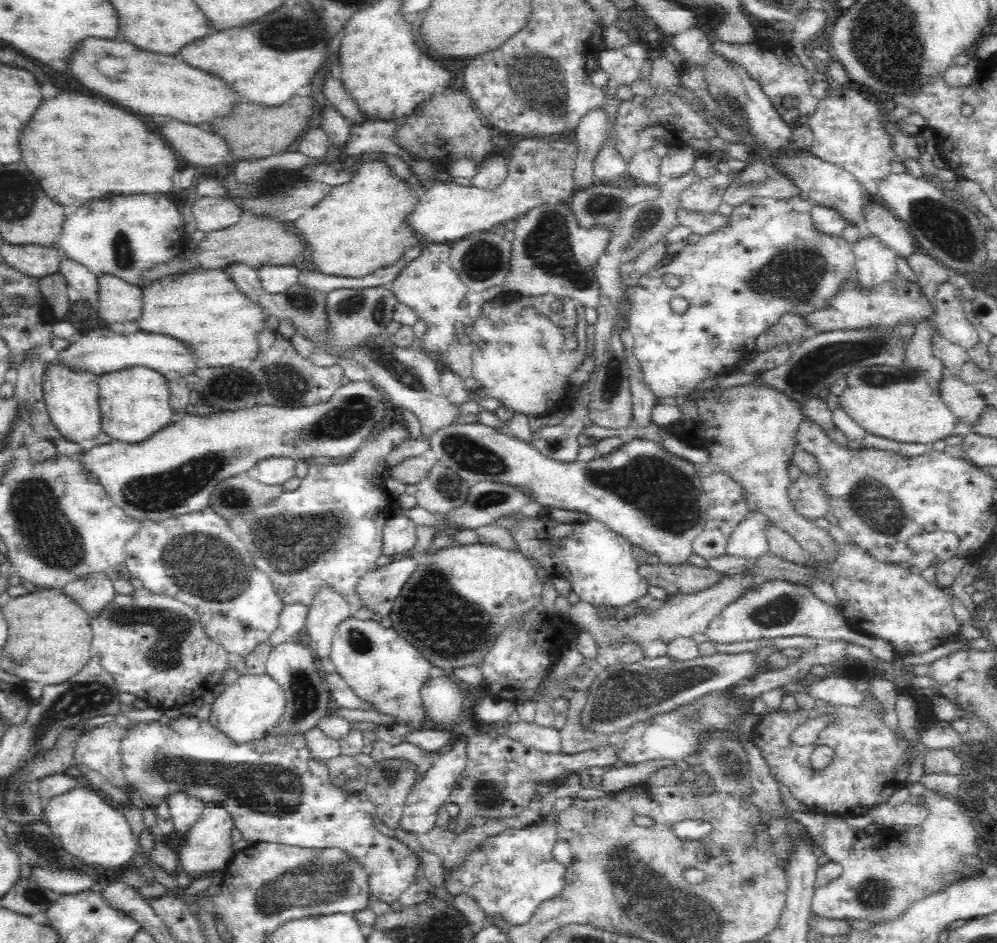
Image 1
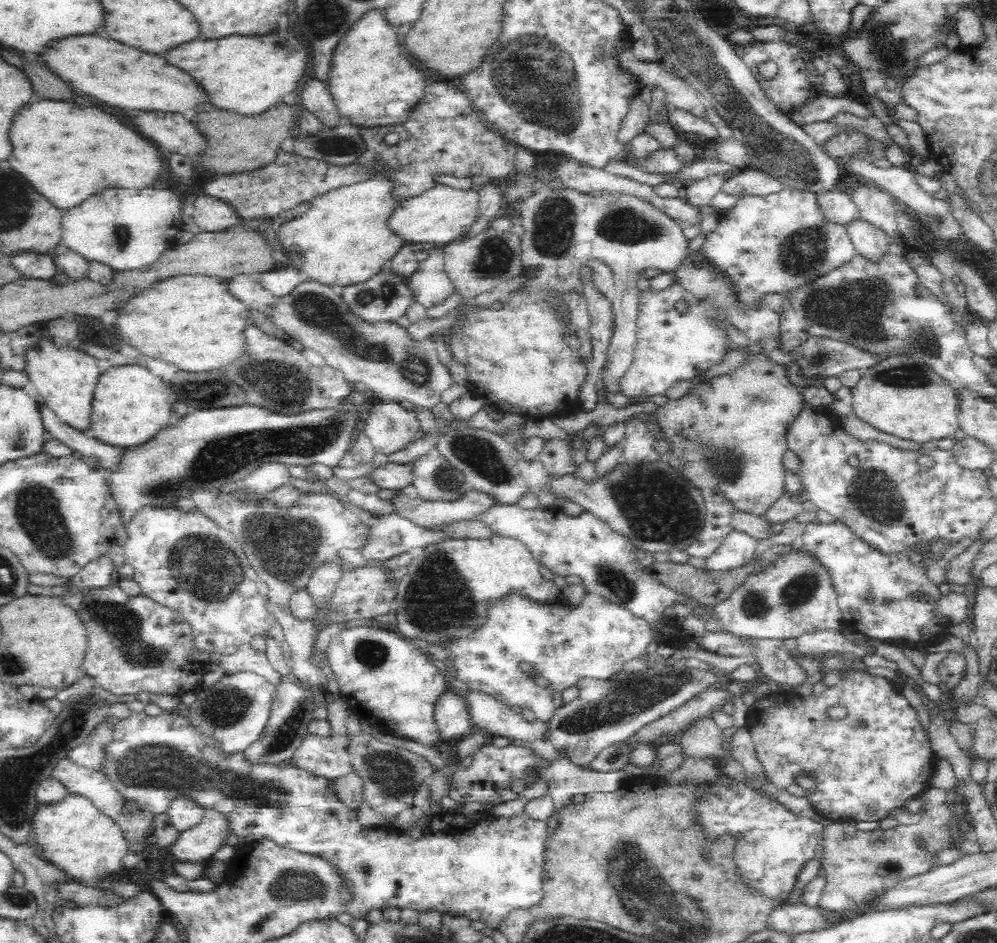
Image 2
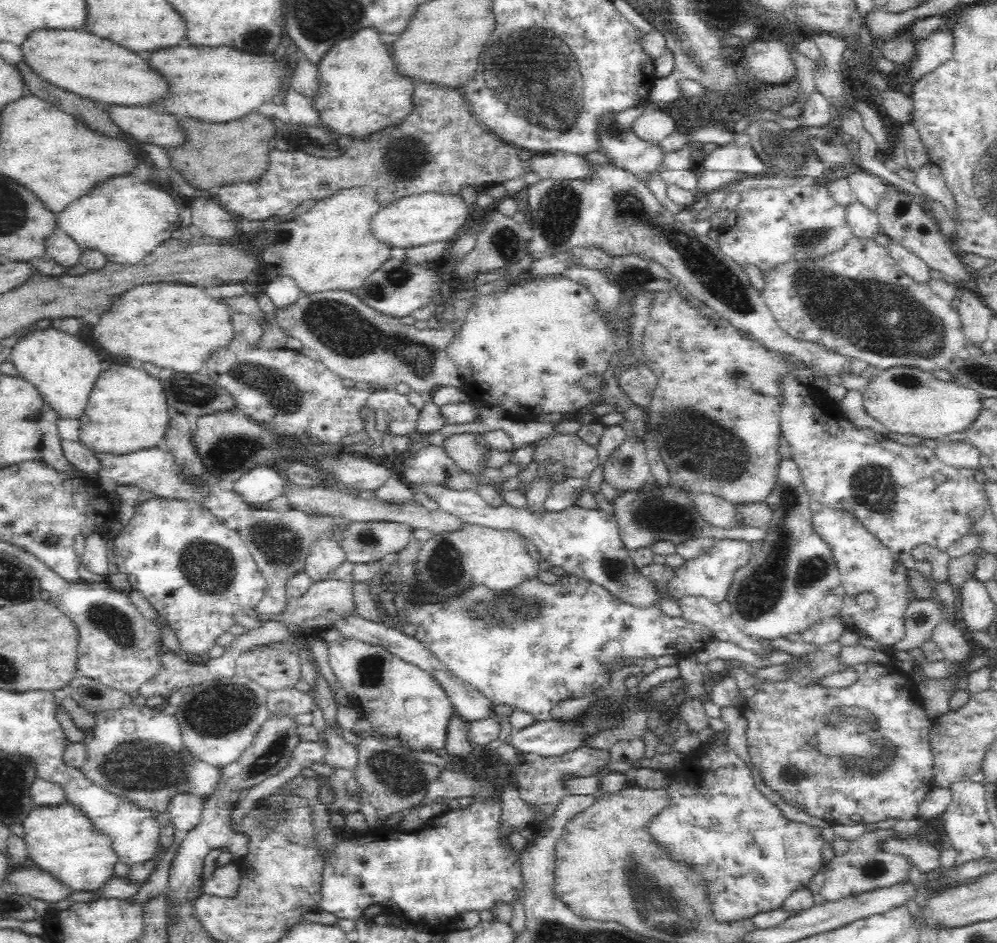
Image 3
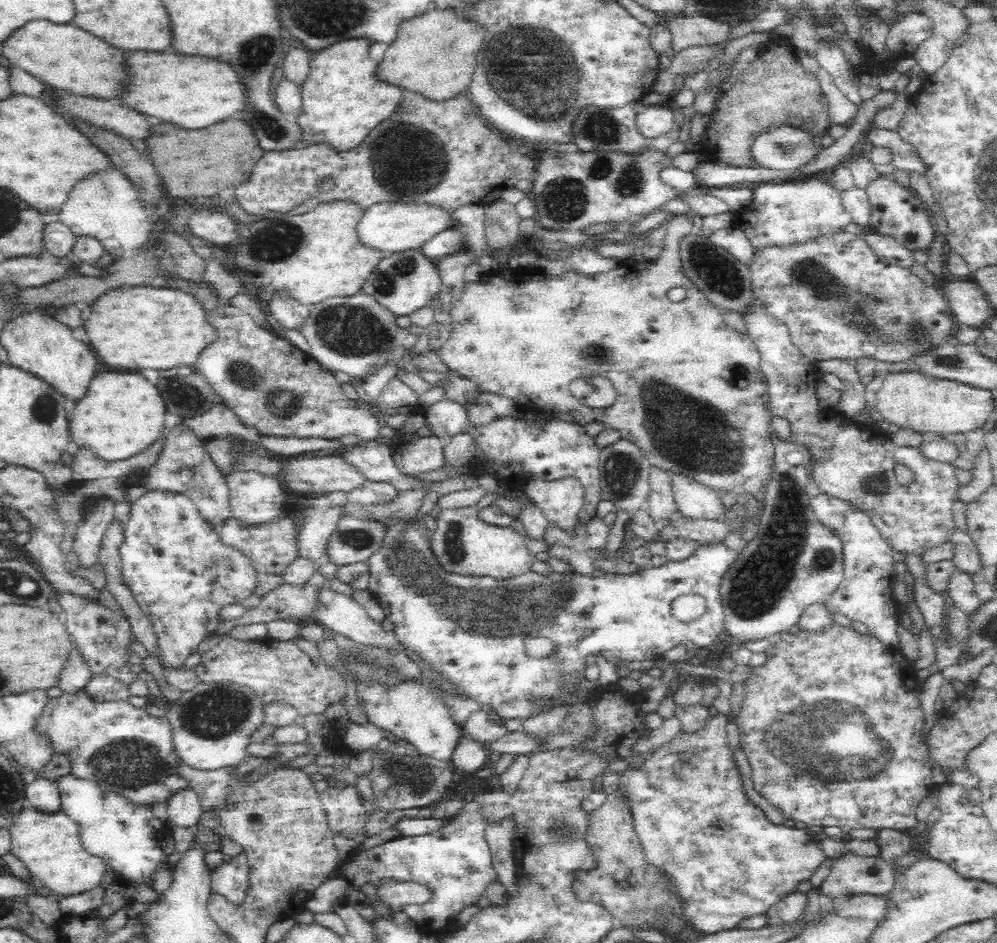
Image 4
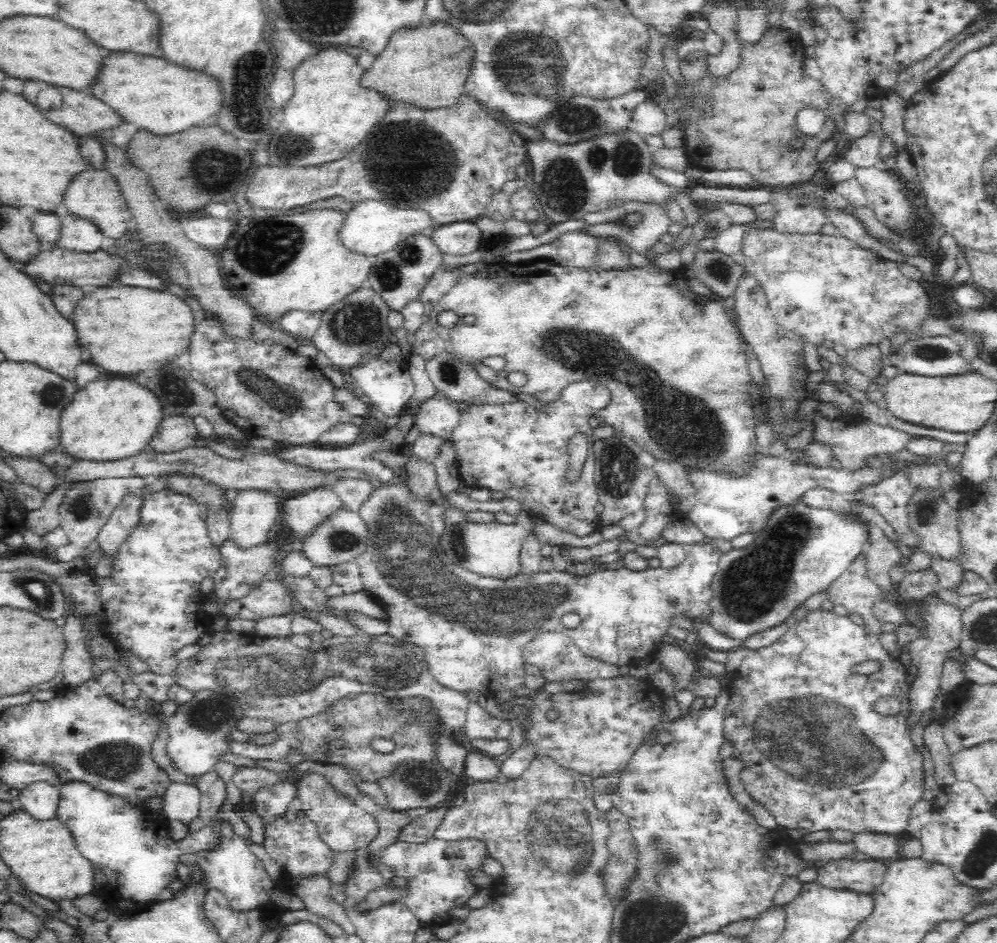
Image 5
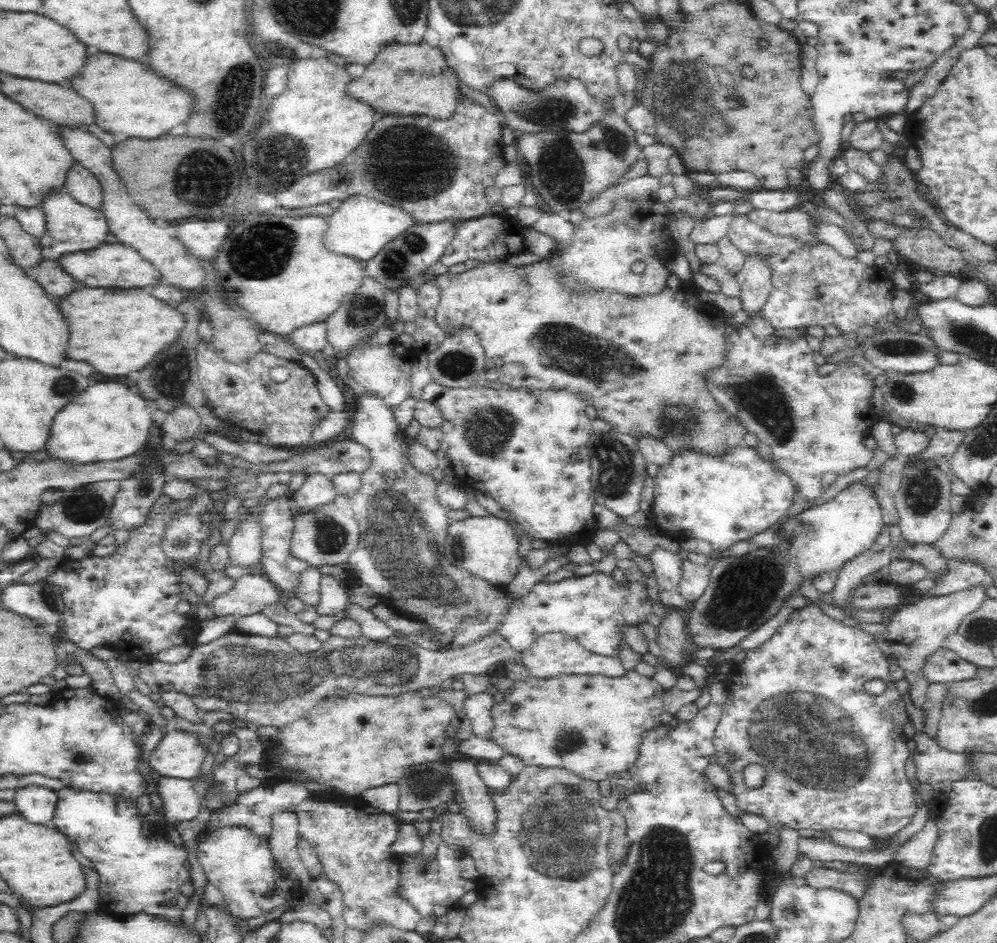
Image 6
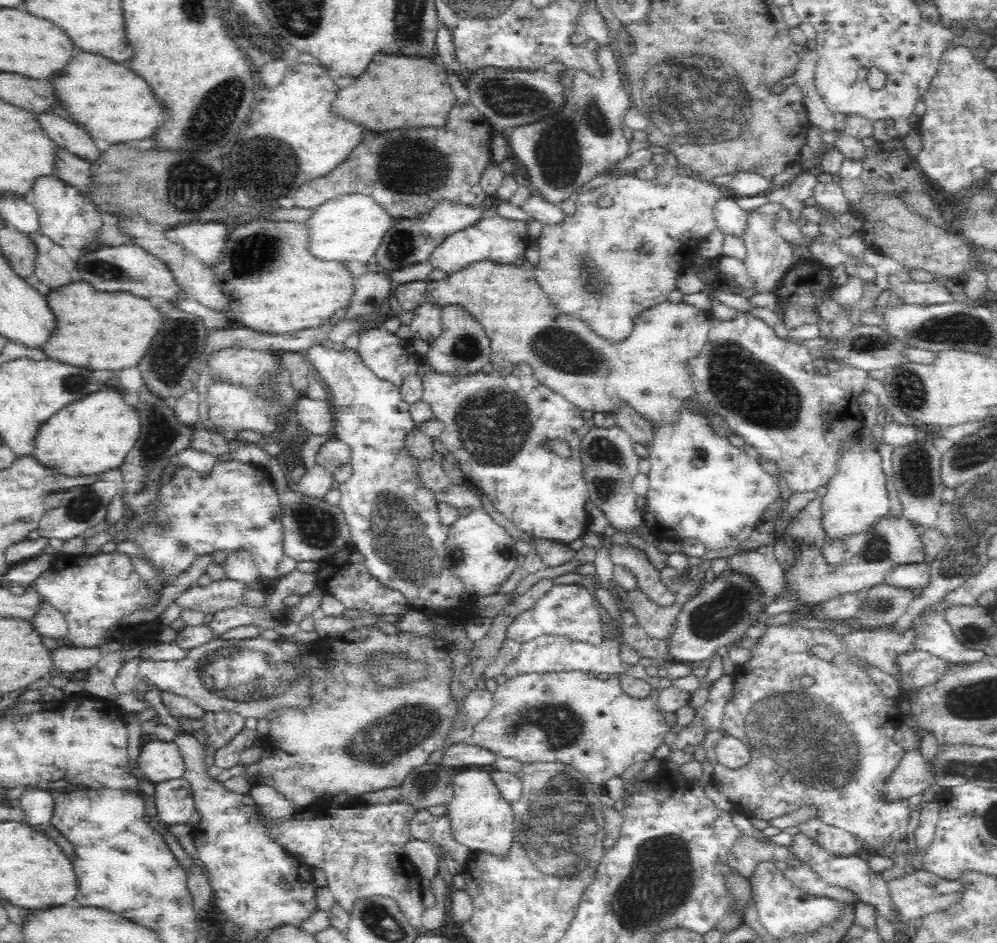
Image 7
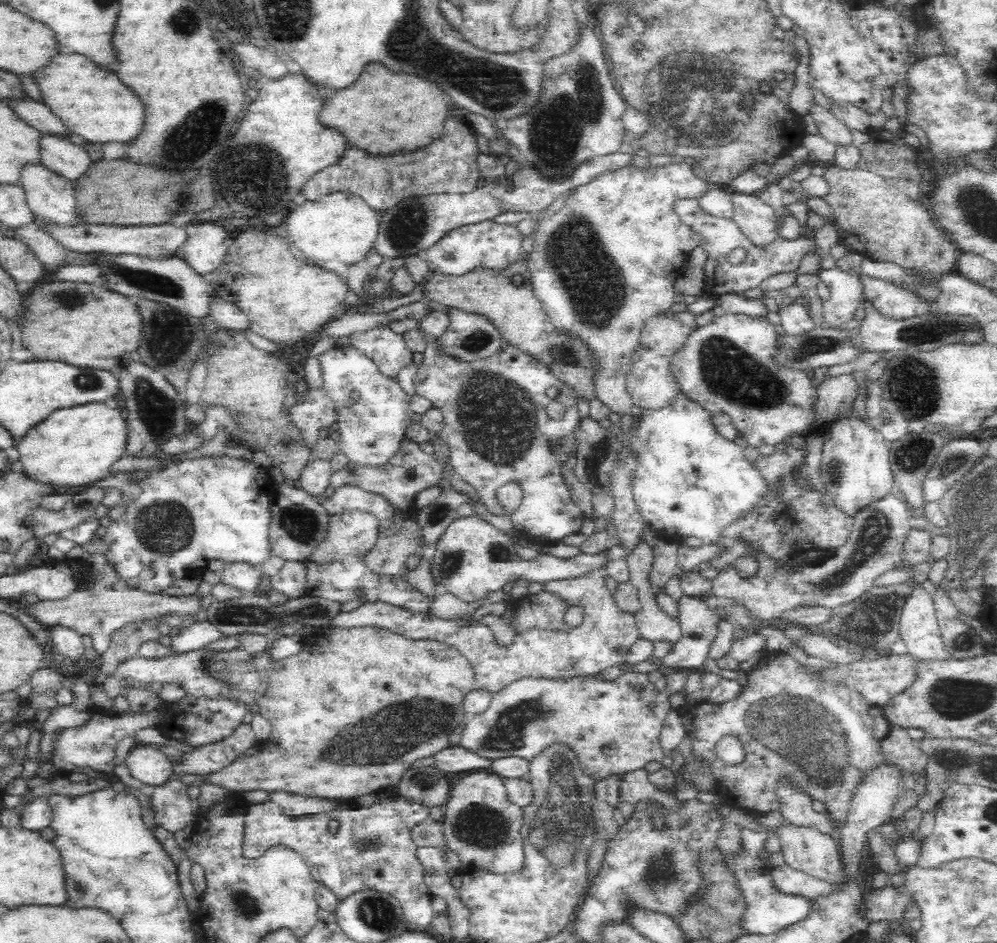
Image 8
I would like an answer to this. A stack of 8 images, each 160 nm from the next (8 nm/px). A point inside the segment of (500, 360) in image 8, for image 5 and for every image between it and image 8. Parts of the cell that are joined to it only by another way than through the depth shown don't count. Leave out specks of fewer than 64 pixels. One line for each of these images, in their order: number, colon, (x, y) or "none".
5: (514, 448)
6: (514, 444)
7: (494, 424)

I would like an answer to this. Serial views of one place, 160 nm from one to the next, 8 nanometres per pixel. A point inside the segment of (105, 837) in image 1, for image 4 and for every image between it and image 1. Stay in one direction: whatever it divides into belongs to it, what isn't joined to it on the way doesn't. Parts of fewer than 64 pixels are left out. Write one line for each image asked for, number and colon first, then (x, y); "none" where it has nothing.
2: (72, 835)
3: (59, 840)
4: (49, 846)

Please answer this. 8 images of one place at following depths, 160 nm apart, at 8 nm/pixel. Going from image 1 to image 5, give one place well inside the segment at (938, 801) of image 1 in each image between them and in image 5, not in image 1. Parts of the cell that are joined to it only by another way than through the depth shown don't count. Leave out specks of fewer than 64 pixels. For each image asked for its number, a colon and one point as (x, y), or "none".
2: (857, 868)
3: (864, 868)
4: (851, 874)
5: (862, 877)

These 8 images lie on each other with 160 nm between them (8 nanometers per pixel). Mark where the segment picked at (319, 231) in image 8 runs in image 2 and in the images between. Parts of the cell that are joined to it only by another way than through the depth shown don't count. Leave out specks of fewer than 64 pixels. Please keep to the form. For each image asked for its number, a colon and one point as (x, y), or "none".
2: (440, 215)
3: (419, 219)
4: (387, 227)
5: (369, 228)
6: (360, 226)
7: (348, 227)

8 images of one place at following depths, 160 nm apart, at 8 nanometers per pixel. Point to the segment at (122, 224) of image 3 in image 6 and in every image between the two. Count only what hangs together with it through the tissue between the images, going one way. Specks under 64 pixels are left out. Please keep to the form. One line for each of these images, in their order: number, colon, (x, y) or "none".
4: (104, 204)
5: (93, 194)
6: (83, 185)

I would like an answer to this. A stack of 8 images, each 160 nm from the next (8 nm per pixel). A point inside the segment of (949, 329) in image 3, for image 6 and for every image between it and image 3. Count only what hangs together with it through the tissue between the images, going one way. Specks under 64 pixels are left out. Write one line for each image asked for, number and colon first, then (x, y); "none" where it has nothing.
4: (839, 299)
5: (829, 290)
6: (812, 285)

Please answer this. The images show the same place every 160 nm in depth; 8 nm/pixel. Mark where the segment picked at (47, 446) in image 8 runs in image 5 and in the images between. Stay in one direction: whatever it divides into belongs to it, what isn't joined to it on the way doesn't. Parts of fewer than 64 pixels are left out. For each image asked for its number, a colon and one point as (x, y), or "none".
5: (110, 419)
6: (107, 422)
7: (93, 436)

